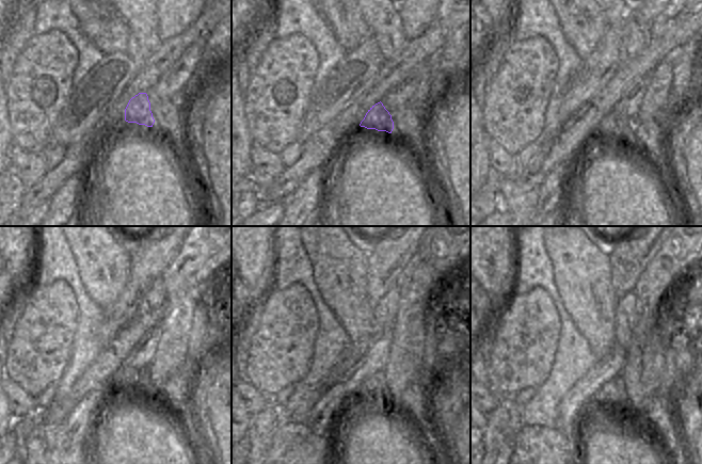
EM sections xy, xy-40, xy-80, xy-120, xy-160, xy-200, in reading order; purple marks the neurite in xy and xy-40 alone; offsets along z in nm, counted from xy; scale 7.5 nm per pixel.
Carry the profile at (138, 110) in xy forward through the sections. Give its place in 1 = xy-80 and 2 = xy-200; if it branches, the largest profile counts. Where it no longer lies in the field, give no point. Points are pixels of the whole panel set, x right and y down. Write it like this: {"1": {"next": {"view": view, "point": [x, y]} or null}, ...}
{"1": {"next": {"view": "xy-80", "point": [615, 126]}}, "2": {"next": {"view": "xy-200", "point": [612, 393]}}}

